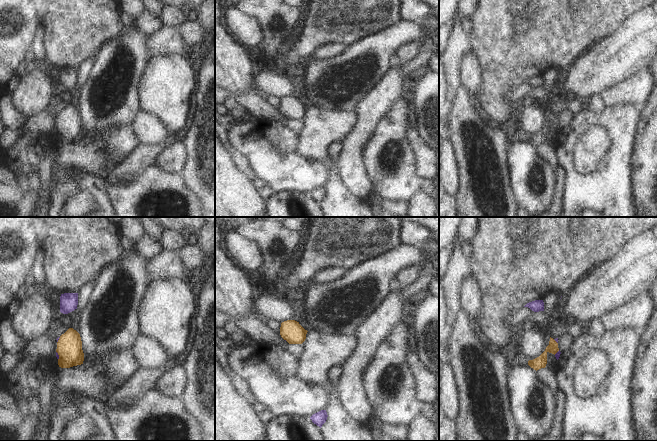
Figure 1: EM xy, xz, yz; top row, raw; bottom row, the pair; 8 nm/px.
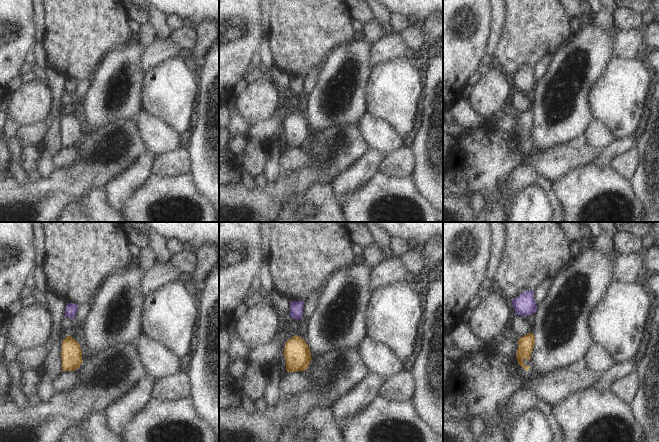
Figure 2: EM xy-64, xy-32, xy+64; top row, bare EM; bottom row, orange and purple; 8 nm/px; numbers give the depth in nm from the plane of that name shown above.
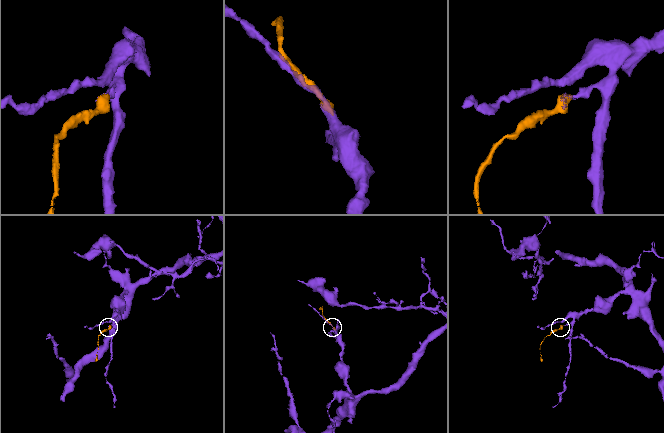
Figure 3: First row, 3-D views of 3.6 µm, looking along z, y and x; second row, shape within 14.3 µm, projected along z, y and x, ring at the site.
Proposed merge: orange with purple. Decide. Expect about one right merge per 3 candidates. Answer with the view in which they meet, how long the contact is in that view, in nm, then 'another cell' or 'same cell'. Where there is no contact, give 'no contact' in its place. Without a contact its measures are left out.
xy | 70 nm | same cell

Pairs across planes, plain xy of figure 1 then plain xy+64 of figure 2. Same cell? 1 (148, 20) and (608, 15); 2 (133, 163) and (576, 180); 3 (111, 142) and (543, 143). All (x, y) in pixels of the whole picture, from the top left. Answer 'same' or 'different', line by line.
1: same
2: different
3: different

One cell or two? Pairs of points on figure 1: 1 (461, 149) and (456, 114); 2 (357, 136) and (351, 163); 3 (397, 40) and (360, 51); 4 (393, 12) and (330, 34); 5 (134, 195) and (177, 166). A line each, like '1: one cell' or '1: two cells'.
1: one cell
2: one cell
3: one cell
4: one cell
5: two cells

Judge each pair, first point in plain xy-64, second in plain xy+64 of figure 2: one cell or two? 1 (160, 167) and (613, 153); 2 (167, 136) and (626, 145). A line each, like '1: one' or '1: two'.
1: two
2: two

